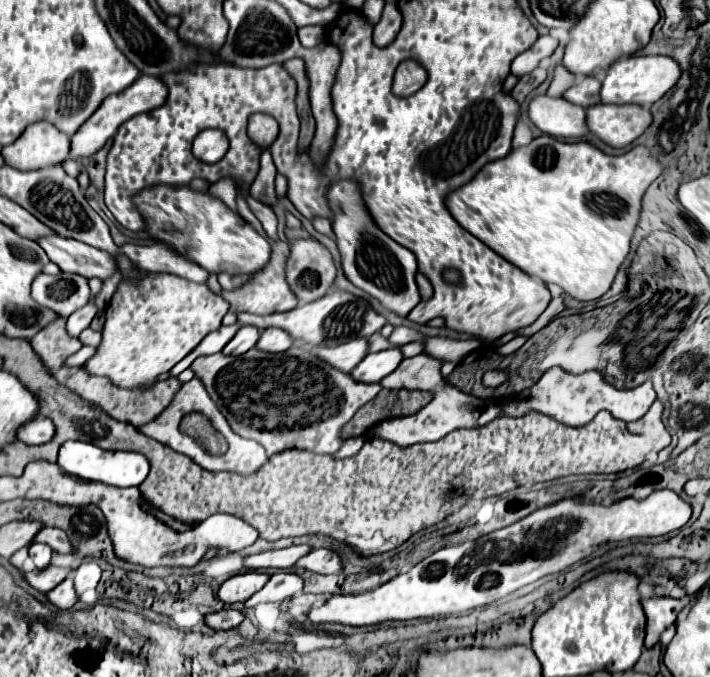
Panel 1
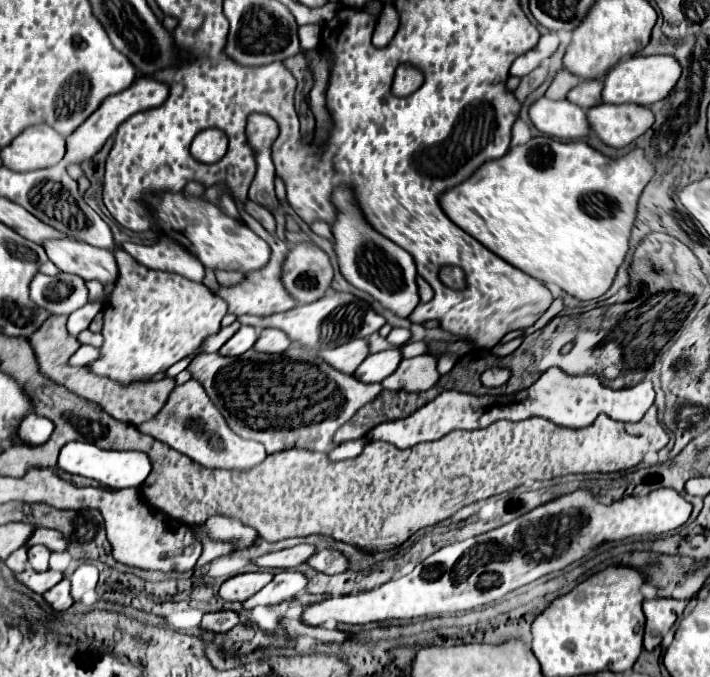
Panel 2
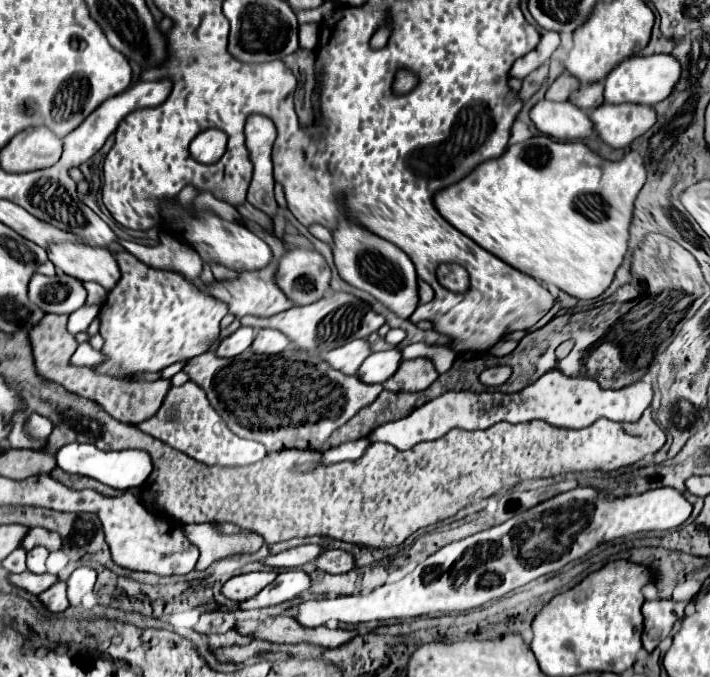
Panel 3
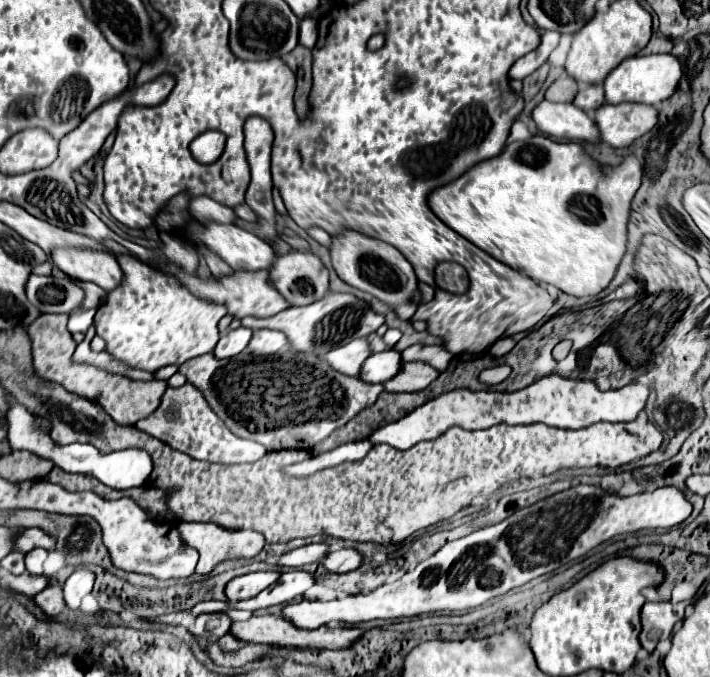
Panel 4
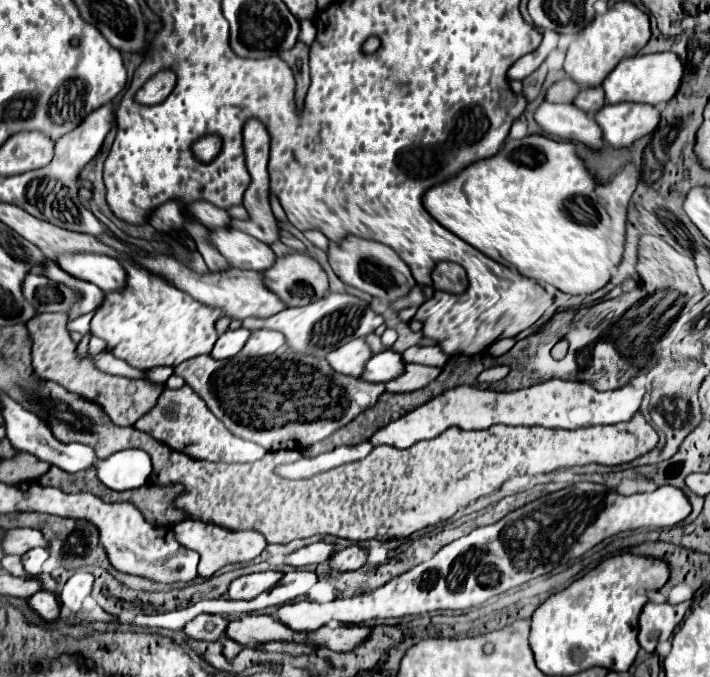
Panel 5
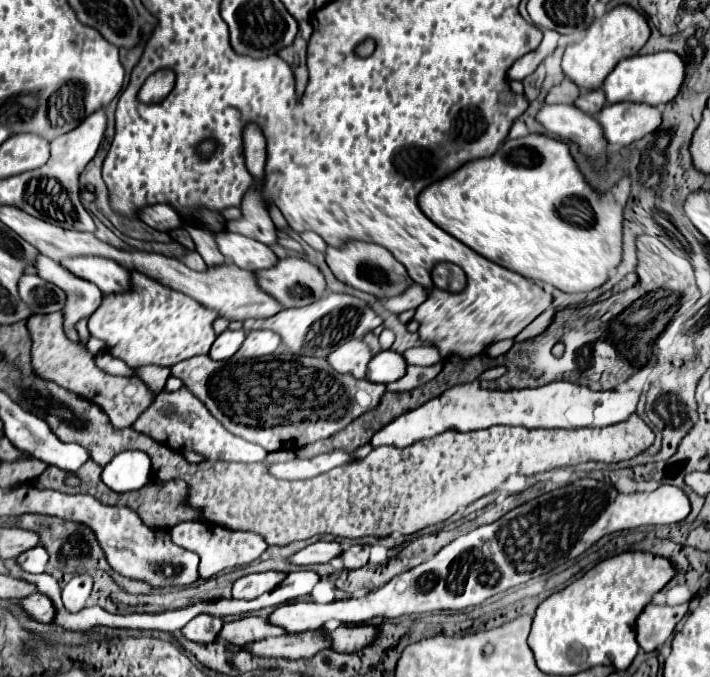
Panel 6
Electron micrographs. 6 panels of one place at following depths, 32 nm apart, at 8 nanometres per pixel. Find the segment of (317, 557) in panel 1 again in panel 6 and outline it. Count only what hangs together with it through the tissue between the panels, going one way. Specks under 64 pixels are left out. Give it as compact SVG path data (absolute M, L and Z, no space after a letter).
M358 544L358 546L352 546L348 550L342 552L340 560L344 562L344 568L362 568L366 562L368 562L368 556L370 556L370 544Z

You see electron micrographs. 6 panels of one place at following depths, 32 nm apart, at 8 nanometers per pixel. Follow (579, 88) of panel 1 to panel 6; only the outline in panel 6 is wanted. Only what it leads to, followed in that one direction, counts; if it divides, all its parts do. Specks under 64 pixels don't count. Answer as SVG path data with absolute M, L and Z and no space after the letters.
M592 90L592 92L580 94L580 98L576 100L576 108L580 108L582 112L586 112L590 116L596 116L604 108L604 102L606 102L604 92L602 90Z

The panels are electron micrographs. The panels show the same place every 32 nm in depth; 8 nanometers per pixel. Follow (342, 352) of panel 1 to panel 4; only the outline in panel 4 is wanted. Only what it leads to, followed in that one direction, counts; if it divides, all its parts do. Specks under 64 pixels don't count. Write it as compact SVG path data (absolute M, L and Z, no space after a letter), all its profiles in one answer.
M366 338L352 340L340 348L334 348L334 370L346 376L358 376L364 360L372 354Z

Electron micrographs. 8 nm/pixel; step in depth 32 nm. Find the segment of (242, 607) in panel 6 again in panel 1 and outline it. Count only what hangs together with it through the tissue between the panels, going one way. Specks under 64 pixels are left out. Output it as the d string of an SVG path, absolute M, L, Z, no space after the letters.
M278 572L270 578L270 582L256 592L252 598L246 600L246 608L254 608L260 602L282 602L282 600L290 600L296 592L300 592L304 586L302 576L294 574L294 572Z

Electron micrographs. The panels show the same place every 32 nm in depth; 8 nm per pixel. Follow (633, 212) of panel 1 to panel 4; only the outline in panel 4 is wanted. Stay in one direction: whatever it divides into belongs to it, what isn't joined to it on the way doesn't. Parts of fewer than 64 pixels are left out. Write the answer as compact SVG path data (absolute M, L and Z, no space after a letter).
M536 134L536 136L530 136L530 138L522 140L522 142L506 144L504 150L498 156L494 156L490 160L482 160L480 164L466 170L460 178L432 190L432 194L428 196L428 206L448 228L458 232L462 238L470 240L474 246L478 246L480 250L484 250L486 254L490 254L498 262L502 262L502 264L506 264L506 266L510 266L514 270L520 270L522 274L530 276L536 282L552 284L552 286L560 288L566 294L594 296L594 294L598 294L600 290L604 290L610 284L610 280L612 280L612 276L614 276L614 272L616 272L616 268L618 268L618 264L620 264L620 260L624 256L630 202L632 202L636 190L642 184L642 176L644 176L644 168L642 168L642 164L638 164L638 160L634 156L628 156L618 168L598 168L598 164L592 158L588 158L576 142L554 142L554 140L550 140L550 138L542 136L542 134Z

